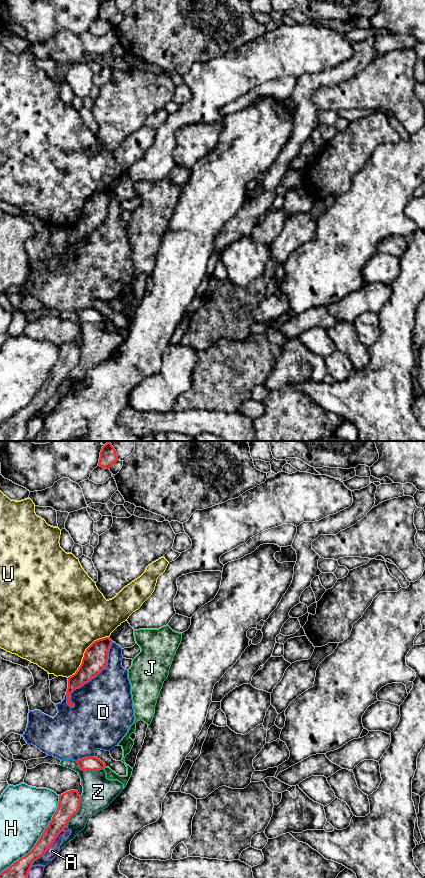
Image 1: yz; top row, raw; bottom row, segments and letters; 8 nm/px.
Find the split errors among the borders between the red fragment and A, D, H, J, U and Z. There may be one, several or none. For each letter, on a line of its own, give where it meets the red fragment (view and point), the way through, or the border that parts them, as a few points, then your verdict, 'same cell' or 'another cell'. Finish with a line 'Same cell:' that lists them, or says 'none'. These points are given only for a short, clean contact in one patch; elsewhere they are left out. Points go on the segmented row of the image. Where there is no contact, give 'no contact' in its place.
A: contact yz (54, 839); another cell
D: contact yz (93, 677); another cell
H: contact yz (39, 838); another cell
J: contact yz (104, 767); border yz (105, 766), (103, 768); another cell
U: contact yz (84, 654); another cell
Z: contact yz (88, 769); another cell
Same cell: none

